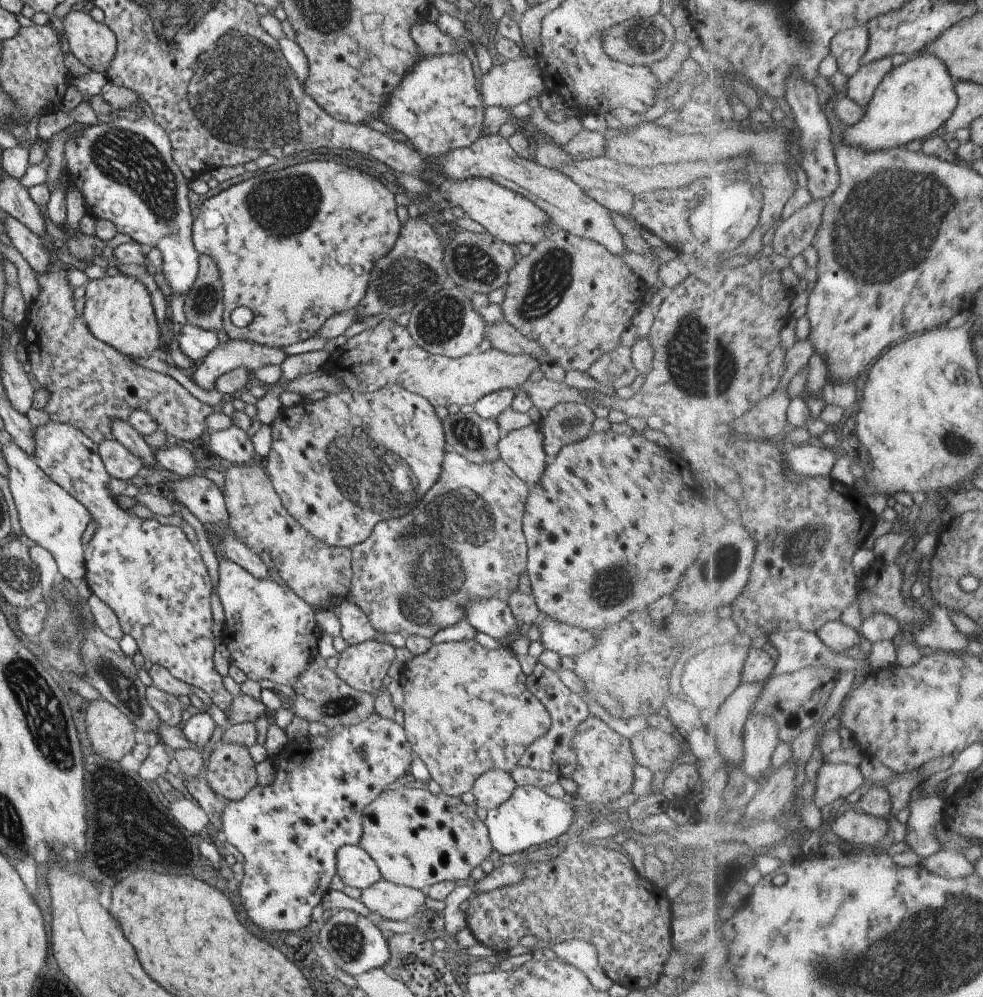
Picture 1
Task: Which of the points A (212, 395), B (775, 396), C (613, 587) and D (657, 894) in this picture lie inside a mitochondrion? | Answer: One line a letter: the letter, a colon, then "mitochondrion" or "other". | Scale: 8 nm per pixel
A: other
B: other
C: mitochondrion
D: other

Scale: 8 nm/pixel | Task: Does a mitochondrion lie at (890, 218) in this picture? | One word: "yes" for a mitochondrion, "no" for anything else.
yes

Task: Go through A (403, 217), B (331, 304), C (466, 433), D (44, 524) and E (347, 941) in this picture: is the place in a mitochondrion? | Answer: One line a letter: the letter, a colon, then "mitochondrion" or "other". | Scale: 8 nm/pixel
A: other
B: other
C: mitochondrion
D: other
E: mitochondrion

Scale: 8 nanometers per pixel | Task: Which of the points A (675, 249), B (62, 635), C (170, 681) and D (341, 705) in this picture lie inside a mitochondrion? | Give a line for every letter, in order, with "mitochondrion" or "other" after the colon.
A: other
B: mitochondrion
C: other
D: mitochondrion

